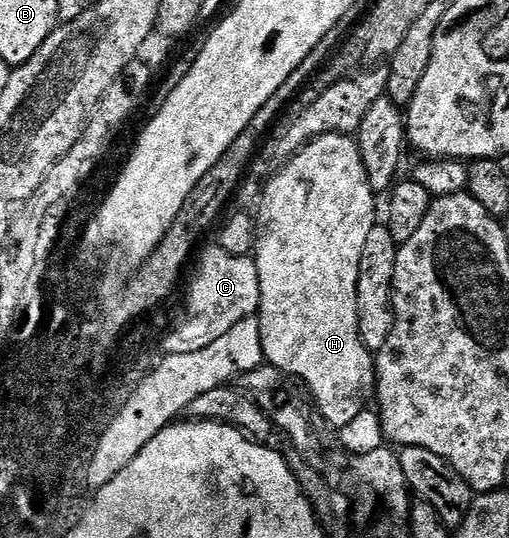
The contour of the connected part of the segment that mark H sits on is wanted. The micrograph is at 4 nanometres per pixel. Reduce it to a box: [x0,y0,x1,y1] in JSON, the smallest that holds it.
[255,135,377,429]

